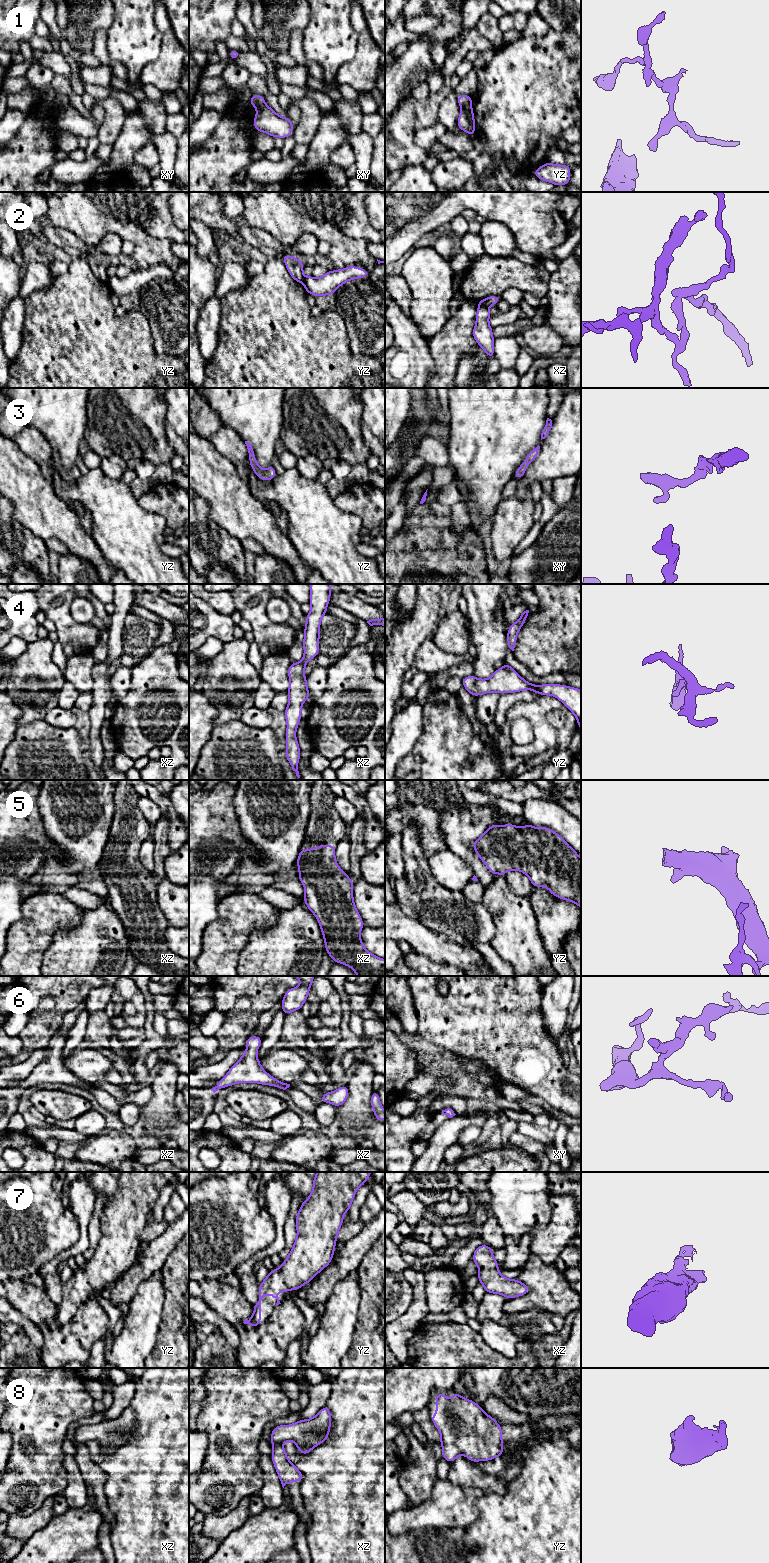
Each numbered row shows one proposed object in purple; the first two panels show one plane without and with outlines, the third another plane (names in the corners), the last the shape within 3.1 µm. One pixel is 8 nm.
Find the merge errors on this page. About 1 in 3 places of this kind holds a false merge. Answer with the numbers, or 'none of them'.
1, 2

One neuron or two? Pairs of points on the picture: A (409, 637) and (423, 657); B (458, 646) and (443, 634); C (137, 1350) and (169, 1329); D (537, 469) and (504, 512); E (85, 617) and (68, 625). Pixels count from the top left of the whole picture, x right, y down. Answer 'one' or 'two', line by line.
A: two
B: one
C: two
D: two
E: two

